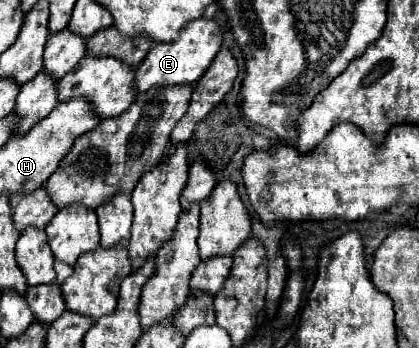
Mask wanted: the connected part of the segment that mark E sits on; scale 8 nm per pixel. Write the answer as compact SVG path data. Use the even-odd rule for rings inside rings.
M199 17L191 23L187 23L175 41L155 43L153 49L147 53L145 61L135 71L137 91L145 93L147 89L151 89L155 85L183 85L183 83L199 81L201 75L211 65L211 61L215 59L217 51L221 49L221 43L223 43L223 31L215 19Z

